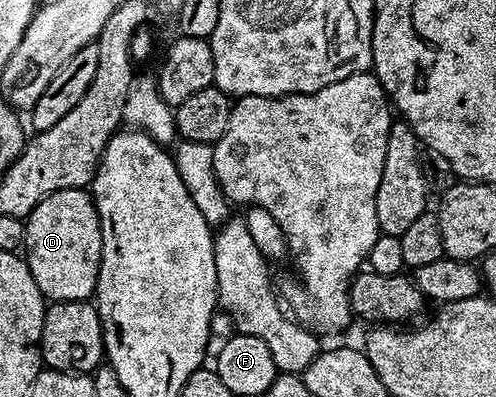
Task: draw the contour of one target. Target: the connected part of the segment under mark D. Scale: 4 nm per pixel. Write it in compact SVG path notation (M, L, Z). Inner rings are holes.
M66 189L57 191L25 218L27 240L25 242L25 260L37 287L48 302L52 301L86 301L95 292L95 284L99 282L99 264L101 263L101 227L99 212L95 210L95 200L87 189Z

